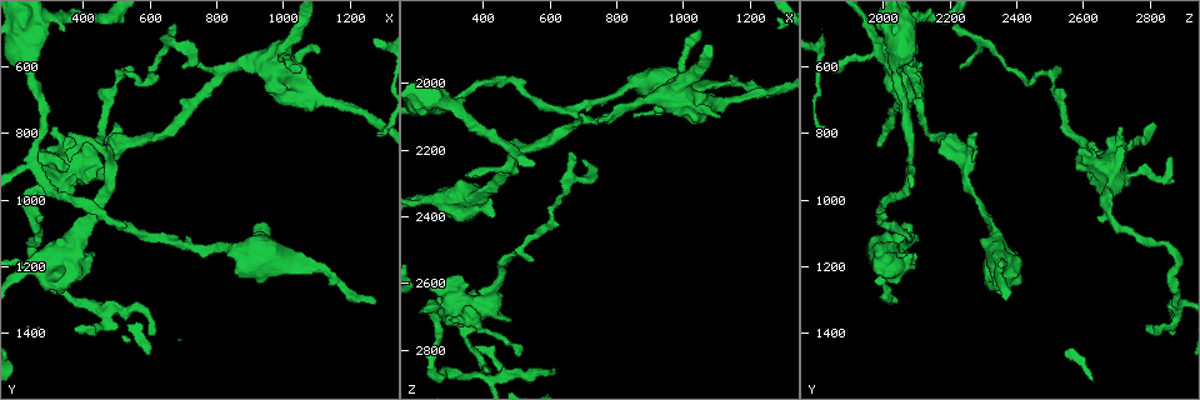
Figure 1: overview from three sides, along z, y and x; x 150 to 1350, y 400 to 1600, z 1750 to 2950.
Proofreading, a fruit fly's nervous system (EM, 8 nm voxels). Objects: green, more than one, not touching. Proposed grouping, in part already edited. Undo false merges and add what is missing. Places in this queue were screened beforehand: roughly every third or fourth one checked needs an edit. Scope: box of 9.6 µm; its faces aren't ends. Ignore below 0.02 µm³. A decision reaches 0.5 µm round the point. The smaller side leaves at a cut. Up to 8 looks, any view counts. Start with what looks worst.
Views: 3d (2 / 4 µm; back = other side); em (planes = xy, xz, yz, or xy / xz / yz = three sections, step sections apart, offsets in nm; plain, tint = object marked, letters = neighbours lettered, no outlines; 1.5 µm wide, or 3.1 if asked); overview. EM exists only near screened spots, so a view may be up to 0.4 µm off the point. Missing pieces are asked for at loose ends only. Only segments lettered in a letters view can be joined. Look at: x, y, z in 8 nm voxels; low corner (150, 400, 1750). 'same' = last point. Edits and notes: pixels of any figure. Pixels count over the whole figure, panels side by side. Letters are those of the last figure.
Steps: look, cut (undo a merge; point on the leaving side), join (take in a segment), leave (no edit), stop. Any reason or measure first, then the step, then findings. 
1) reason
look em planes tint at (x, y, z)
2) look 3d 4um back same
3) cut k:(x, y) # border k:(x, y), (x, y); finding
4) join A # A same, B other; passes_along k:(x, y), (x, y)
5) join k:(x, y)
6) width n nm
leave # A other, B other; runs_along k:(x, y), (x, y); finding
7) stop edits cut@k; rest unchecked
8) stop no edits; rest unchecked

free end
look em yz step 4 letters at (610, 1410, 2870)

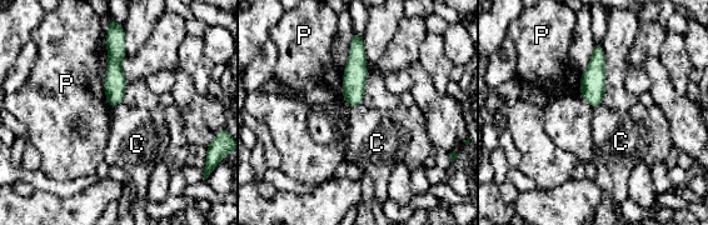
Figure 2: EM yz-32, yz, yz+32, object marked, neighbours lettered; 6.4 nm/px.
cut it another way
look em xy step 8 letters same

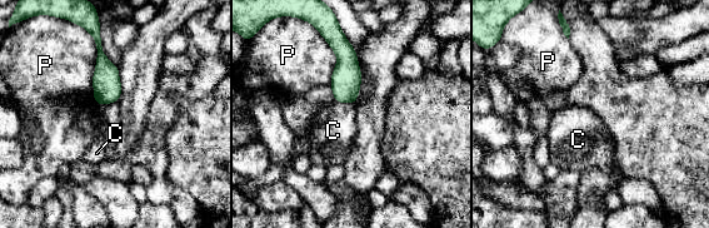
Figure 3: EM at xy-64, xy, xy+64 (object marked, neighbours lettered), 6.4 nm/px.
leave # C other, P other; border 3:(335, 100), (353, 104); no lettered segment goes on from it

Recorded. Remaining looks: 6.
sharp bend
look 3d 4um back at (250, 1160, 2880)

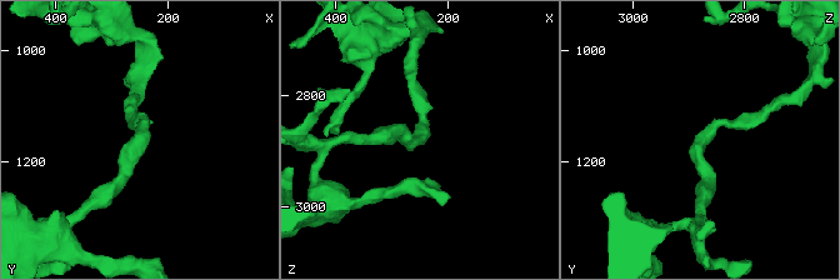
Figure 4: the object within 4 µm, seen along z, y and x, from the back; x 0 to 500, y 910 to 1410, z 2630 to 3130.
arm_widths 160, 180 nm
look em planes plain at (250, 1160, 2875)

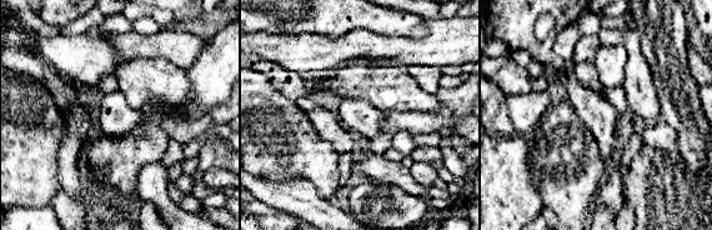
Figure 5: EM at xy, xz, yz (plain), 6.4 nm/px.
look em planes letters same

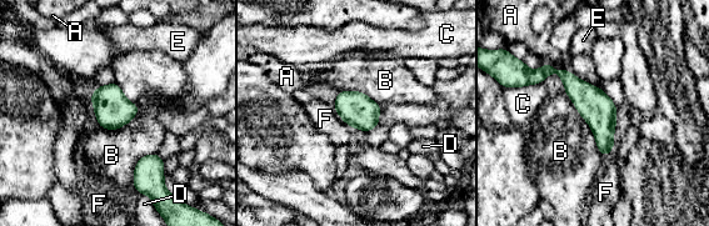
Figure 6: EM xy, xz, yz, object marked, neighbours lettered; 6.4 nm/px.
leave # A other, B other, C other, D other, E other, F other; border 6:(565, 91), (589, 126), (602, 155); all the same neuron

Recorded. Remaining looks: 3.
thick turns thin
look em yz step 4 letters at (420, 860, 2640)

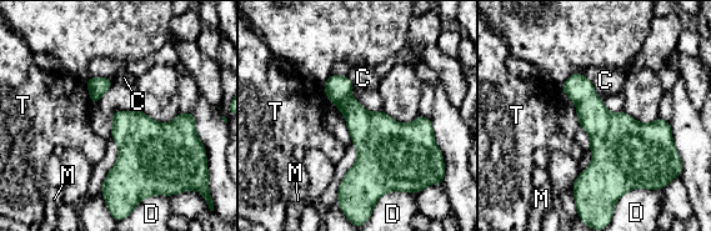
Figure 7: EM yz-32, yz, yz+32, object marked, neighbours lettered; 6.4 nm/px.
leave # C other, D other, M other, T other; one neuron here

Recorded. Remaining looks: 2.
stop no edits; rest unchecked

